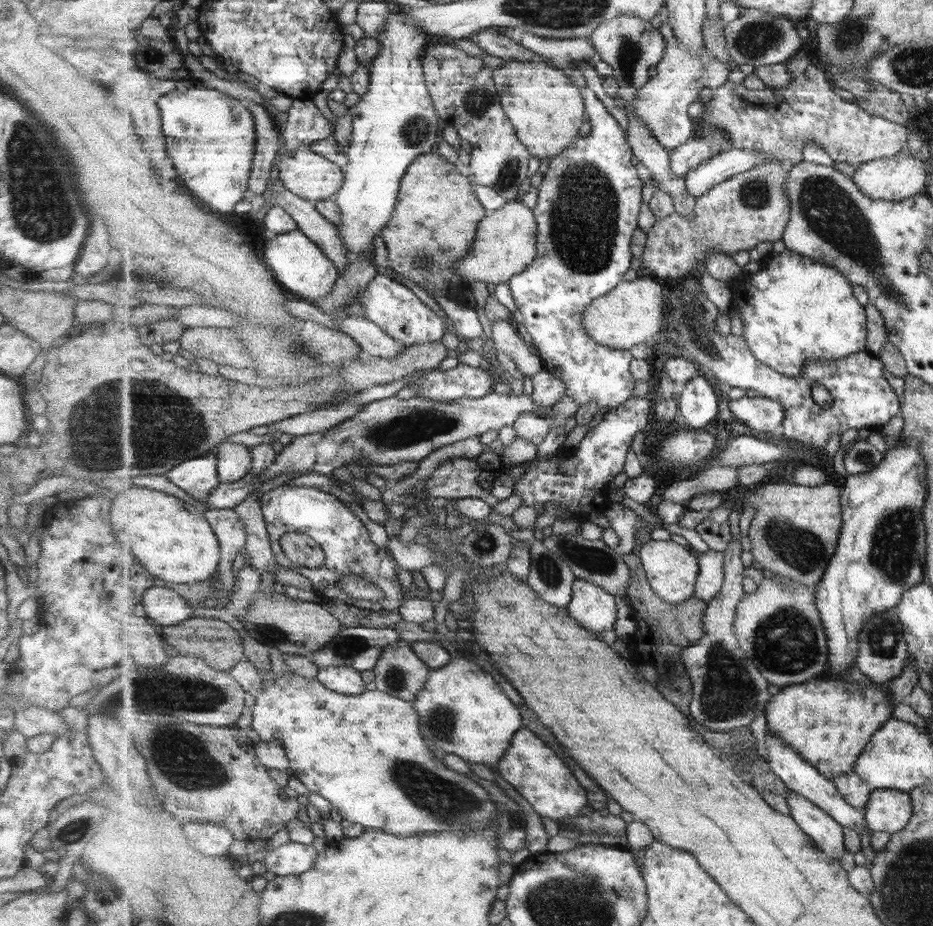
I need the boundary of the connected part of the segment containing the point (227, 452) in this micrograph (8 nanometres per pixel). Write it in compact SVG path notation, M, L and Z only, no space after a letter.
M229 441L218 446L218 474L223 483L240 481L251 473L253 458L250 447Z

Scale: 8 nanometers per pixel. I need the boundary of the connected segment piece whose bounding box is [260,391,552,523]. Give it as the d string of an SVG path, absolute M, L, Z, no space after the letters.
M492 391L484 398L459 398L455 402L435 402L427 398L414 397L403 400L399 396L383 398L383 401L371 402L363 407L359 414L338 424L327 432L291 437L284 442L282 451L269 470L260 475L262 480L271 480L287 473L318 473L335 481L342 490L356 496L362 510L368 518L376 523L388 519L388 510L378 500L370 500L353 488L334 479L331 474L335 468L345 464L395 466L399 462L422 461L431 452L455 444L459 440L467 440L473 436L481 436L489 430L501 430L503 426L514 426L522 412L537 413L550 418L552 407L540 408L533 396L522 394L515 396L513 392L497 394Z

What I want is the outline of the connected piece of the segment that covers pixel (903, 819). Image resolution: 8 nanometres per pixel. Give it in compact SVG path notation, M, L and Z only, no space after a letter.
M875 789L863 810L872 832L901 832L913 819L914 806L910 792L895 789Z

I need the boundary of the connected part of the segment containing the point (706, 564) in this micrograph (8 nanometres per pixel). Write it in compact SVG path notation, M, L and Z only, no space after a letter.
M711 548L701 553L698 557L700 573L694 594L697 599L709 603L721 592L725 582L724 558L724 552Z

